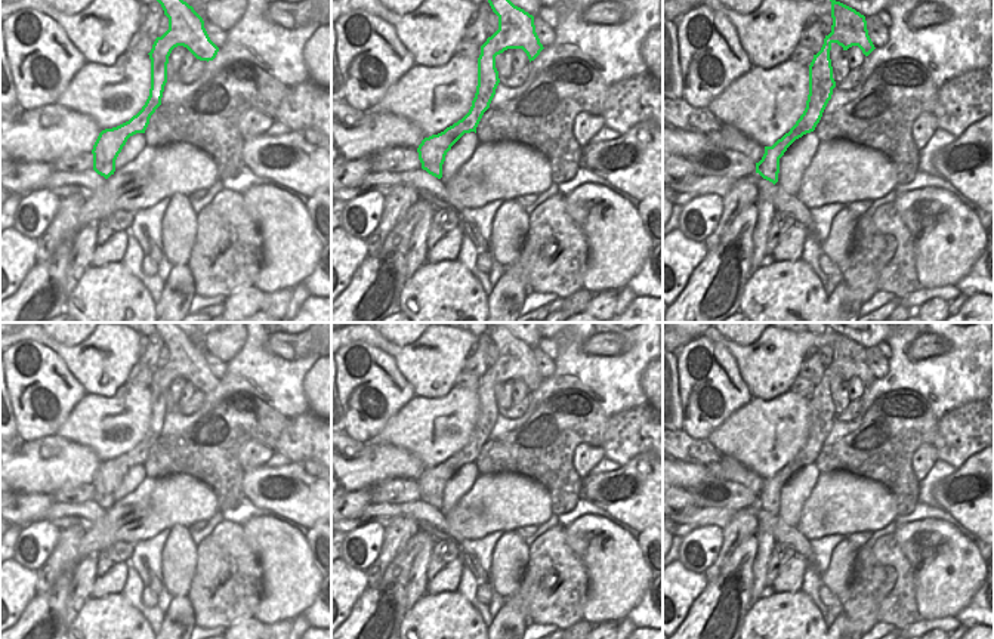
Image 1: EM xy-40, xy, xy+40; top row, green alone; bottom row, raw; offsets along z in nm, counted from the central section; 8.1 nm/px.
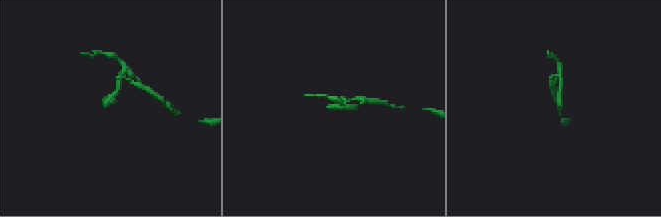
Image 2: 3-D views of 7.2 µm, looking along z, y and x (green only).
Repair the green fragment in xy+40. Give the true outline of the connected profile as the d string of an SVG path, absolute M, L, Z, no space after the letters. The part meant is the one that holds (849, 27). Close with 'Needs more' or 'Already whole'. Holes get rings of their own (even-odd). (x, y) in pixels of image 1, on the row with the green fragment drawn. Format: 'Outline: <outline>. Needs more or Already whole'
Outline: M830 1L833 18L831 33L825 36L821 50L814 55L809 65L806 108L788 133L772 146L765 146L762 160L756 163L756 173L774 185L778 182L780 158L796 139L815 130L831 99L833 89L836 87L830 59L831 44L837 43L843 50L858 46L865 56L876 49L868 36L865 16L840 1Z. Already whole

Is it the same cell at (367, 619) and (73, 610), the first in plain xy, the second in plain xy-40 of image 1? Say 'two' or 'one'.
two

